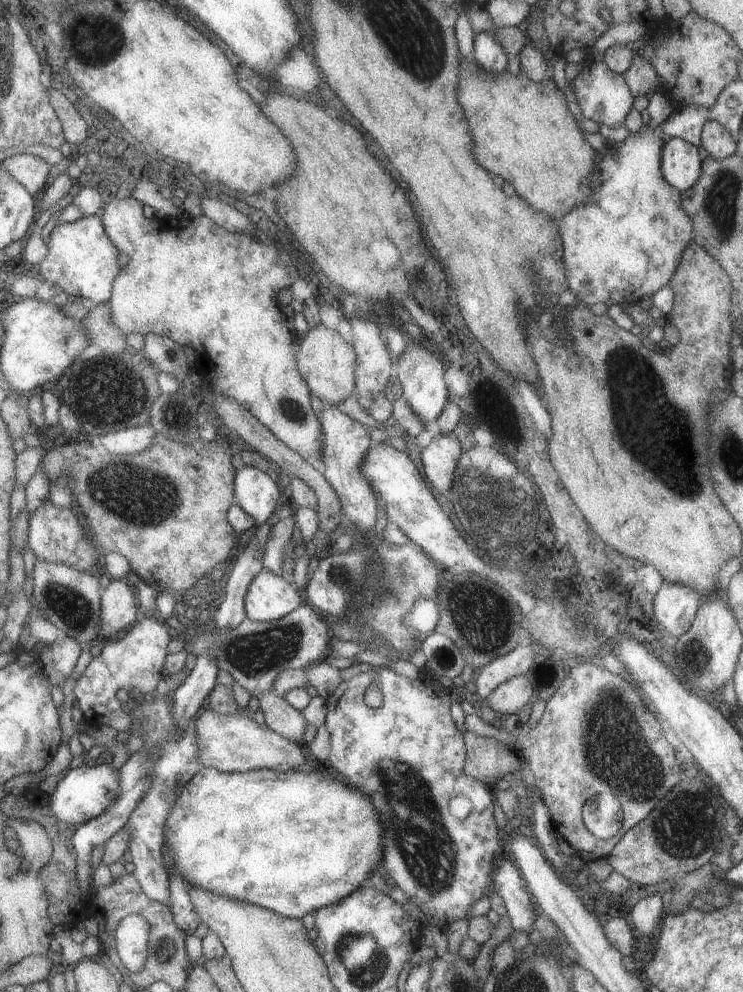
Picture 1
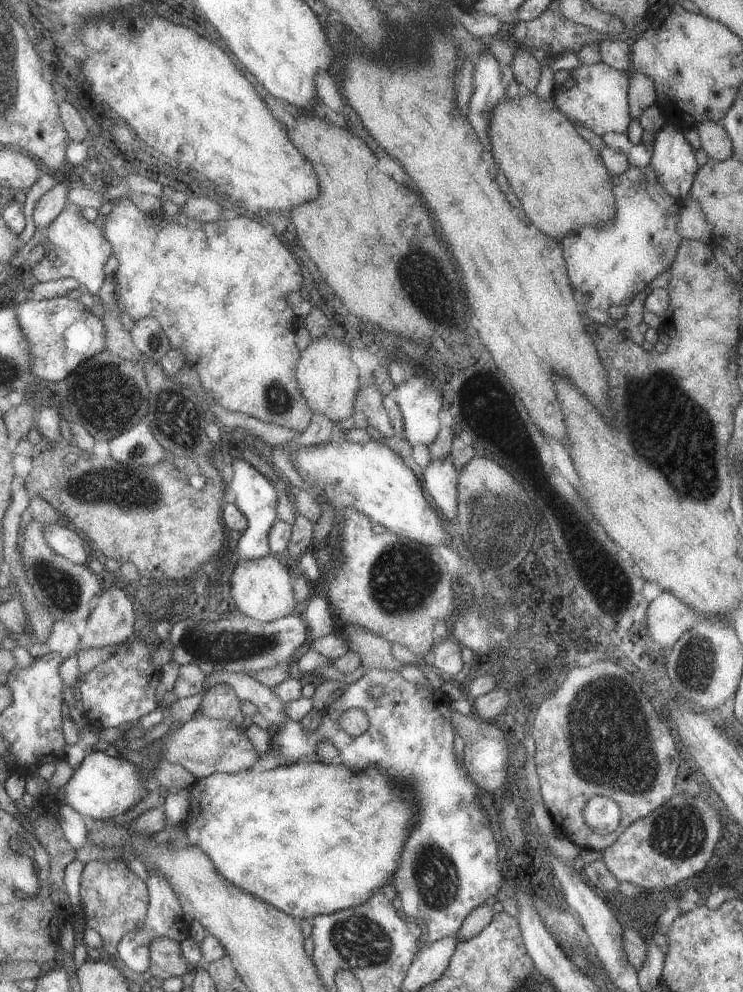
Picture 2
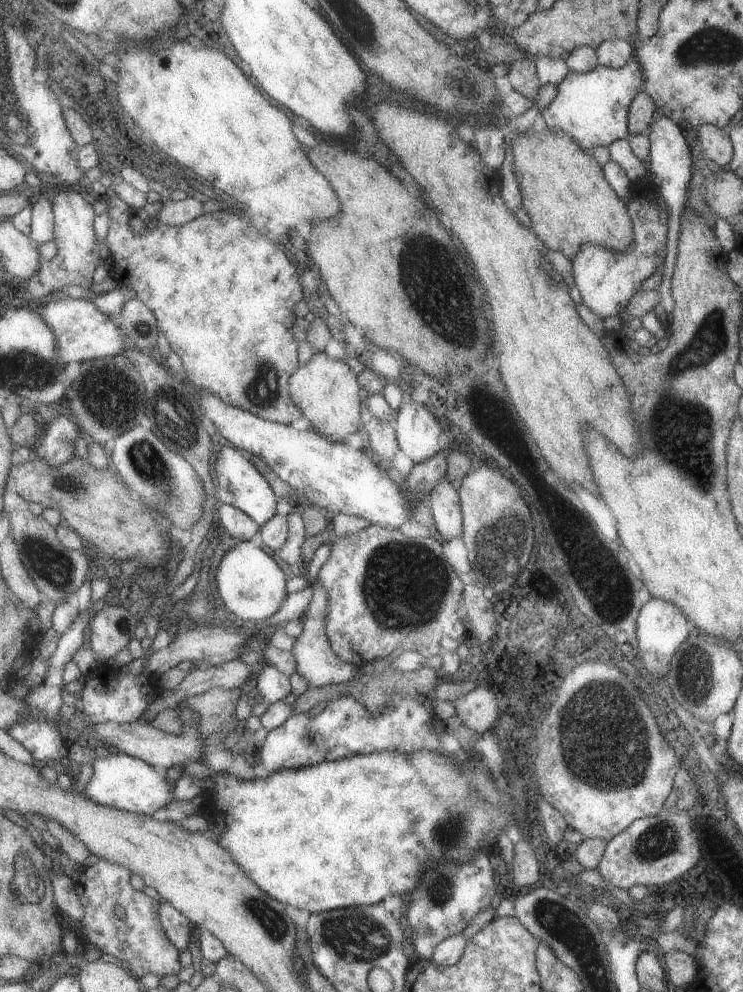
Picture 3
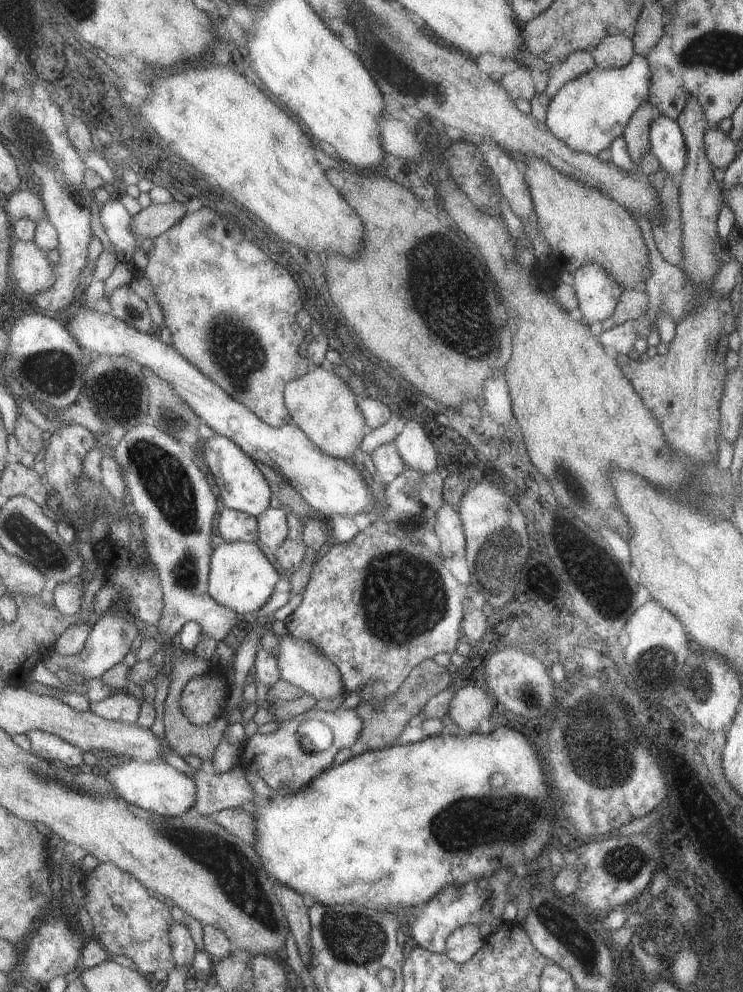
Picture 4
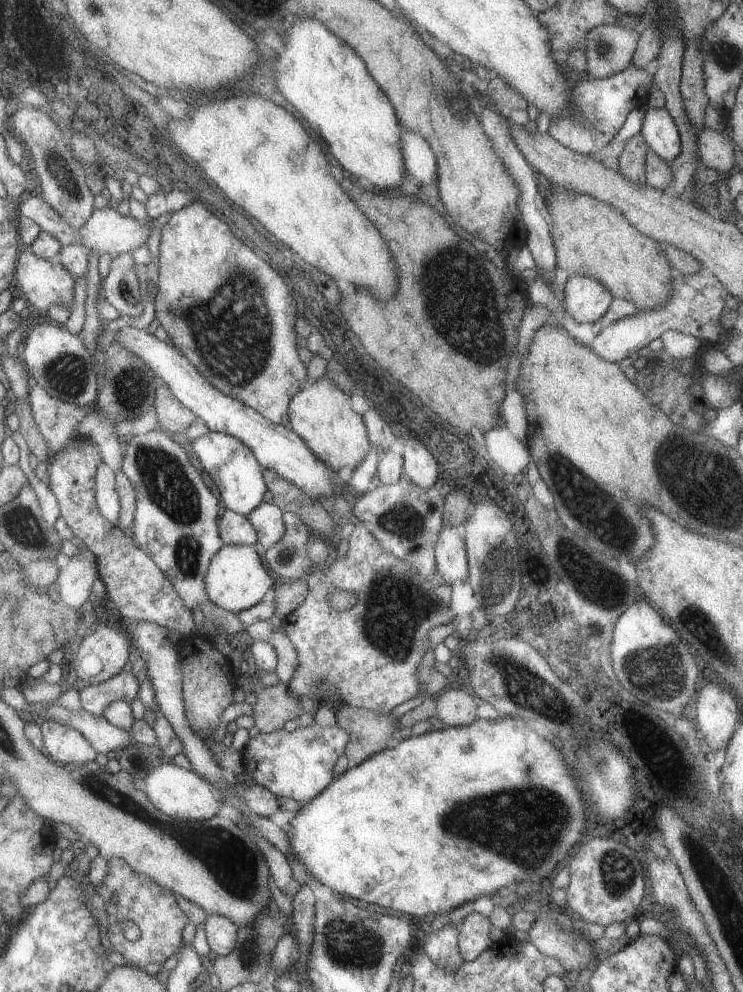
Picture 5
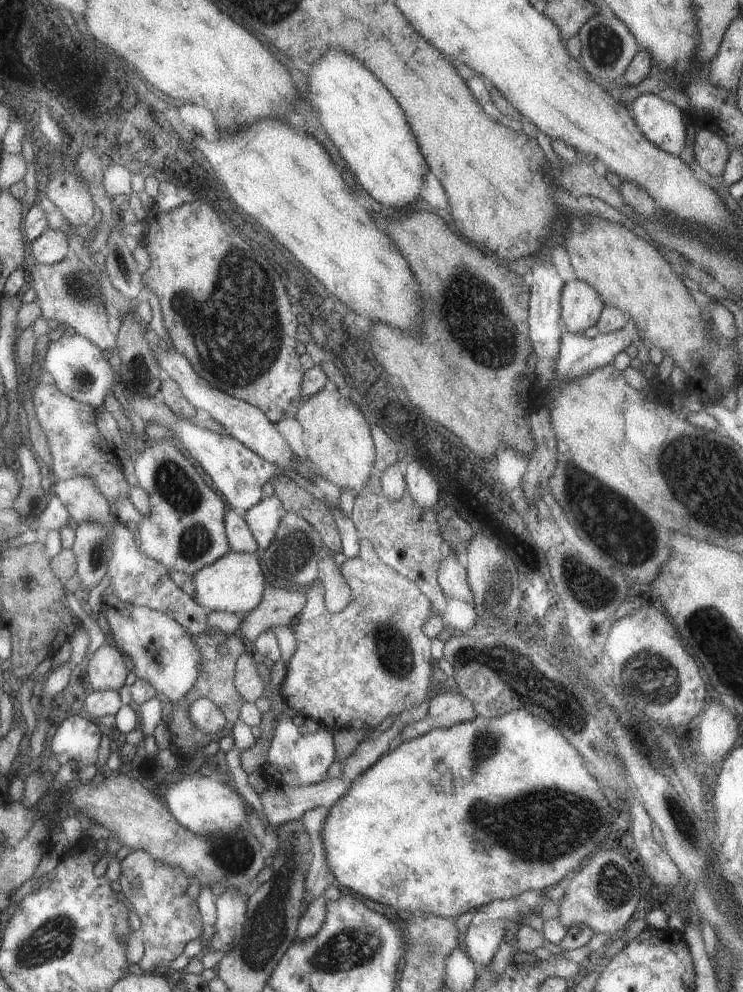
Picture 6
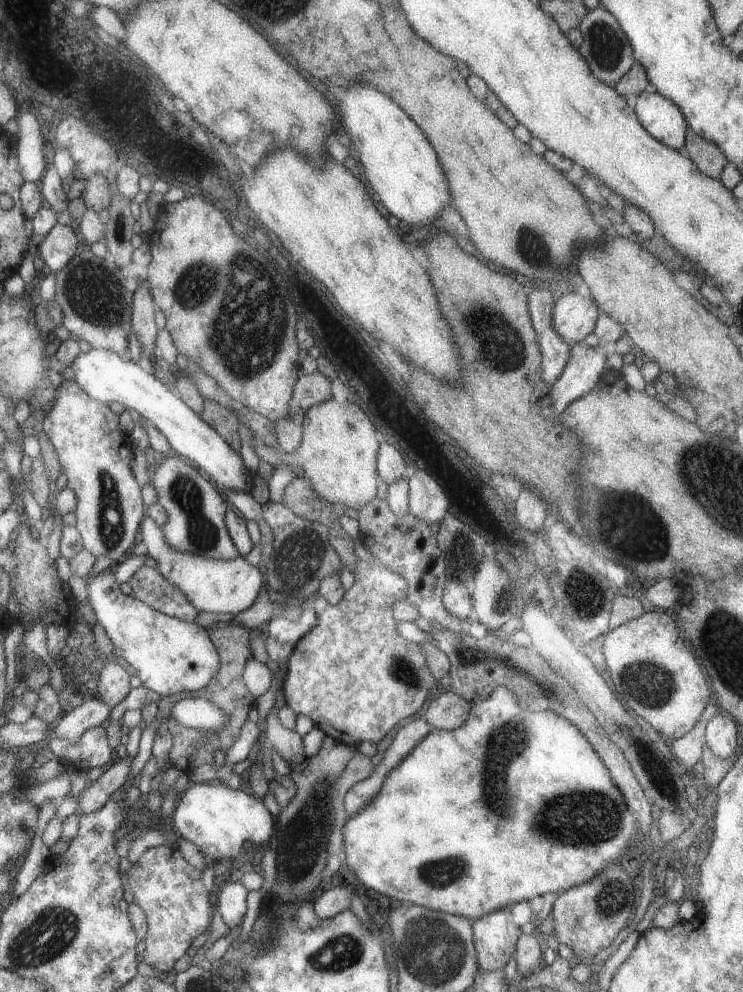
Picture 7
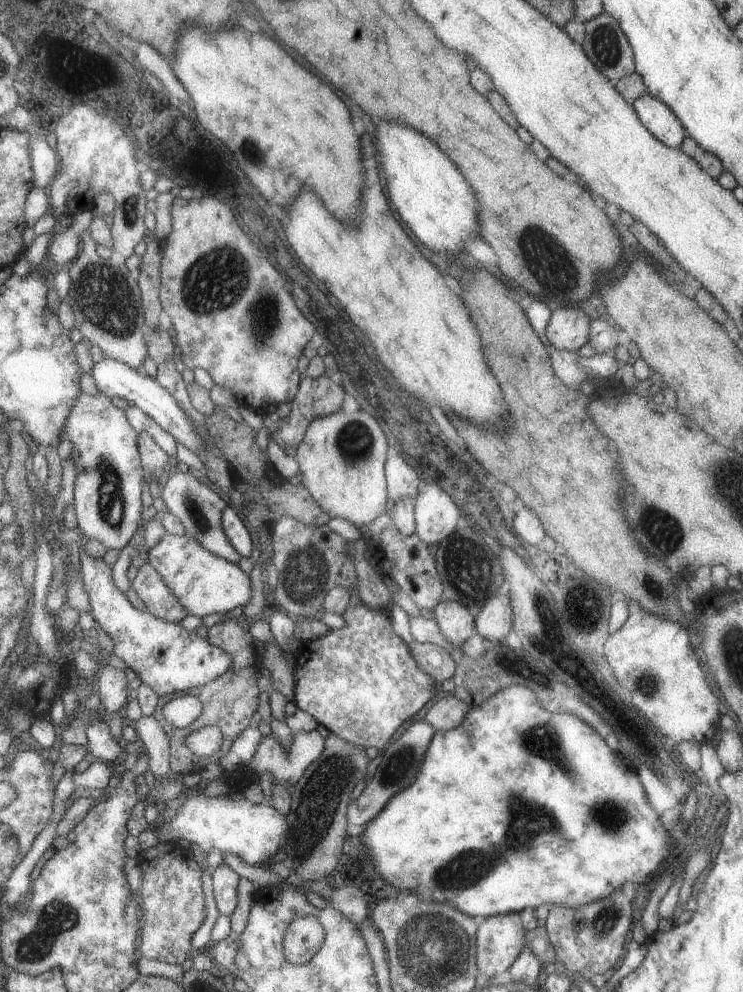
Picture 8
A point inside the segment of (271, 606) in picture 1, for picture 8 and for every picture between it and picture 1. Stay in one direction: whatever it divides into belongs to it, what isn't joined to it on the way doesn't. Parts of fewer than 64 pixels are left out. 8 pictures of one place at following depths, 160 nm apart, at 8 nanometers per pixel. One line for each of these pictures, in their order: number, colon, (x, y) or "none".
2: (260, 588)
3: (250, 584)
4: (242, 578)
5: (237, 580)
6: (235, 583)
7: (214, 586)
8: (205, 583)

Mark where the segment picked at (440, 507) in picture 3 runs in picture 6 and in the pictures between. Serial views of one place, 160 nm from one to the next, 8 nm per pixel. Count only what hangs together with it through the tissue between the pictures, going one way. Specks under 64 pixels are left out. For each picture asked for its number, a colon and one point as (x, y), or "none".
4: (448, 528)
5: (449, 552)
6: (451, 577)

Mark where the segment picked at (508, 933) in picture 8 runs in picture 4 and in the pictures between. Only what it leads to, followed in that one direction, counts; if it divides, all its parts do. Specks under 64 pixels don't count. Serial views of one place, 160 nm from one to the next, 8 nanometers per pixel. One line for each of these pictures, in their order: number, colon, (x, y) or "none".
4: (463, 942)
5: (475, 931)
6: (483, 935)
7: (495, 934)

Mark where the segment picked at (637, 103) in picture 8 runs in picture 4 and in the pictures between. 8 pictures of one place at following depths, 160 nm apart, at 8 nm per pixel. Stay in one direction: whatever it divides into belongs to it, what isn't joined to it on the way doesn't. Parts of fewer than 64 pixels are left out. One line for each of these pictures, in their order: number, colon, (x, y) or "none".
4: (667, 144)
5: (658, 129)
6: (662, 123)
7: (657, 115)

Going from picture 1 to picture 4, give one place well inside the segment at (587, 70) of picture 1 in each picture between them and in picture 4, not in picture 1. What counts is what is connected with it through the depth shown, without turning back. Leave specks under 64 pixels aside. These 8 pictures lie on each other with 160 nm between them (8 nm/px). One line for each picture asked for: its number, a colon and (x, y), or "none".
2: (595, 96)
3: (592, 107)
4: (586, 113)

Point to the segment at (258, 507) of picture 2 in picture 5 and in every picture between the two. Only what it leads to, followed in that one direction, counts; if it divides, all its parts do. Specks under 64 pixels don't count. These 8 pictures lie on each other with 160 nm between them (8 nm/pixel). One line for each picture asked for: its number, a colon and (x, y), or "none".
3: (241, 484)
4: (243, 486)
5: (233, 466)

